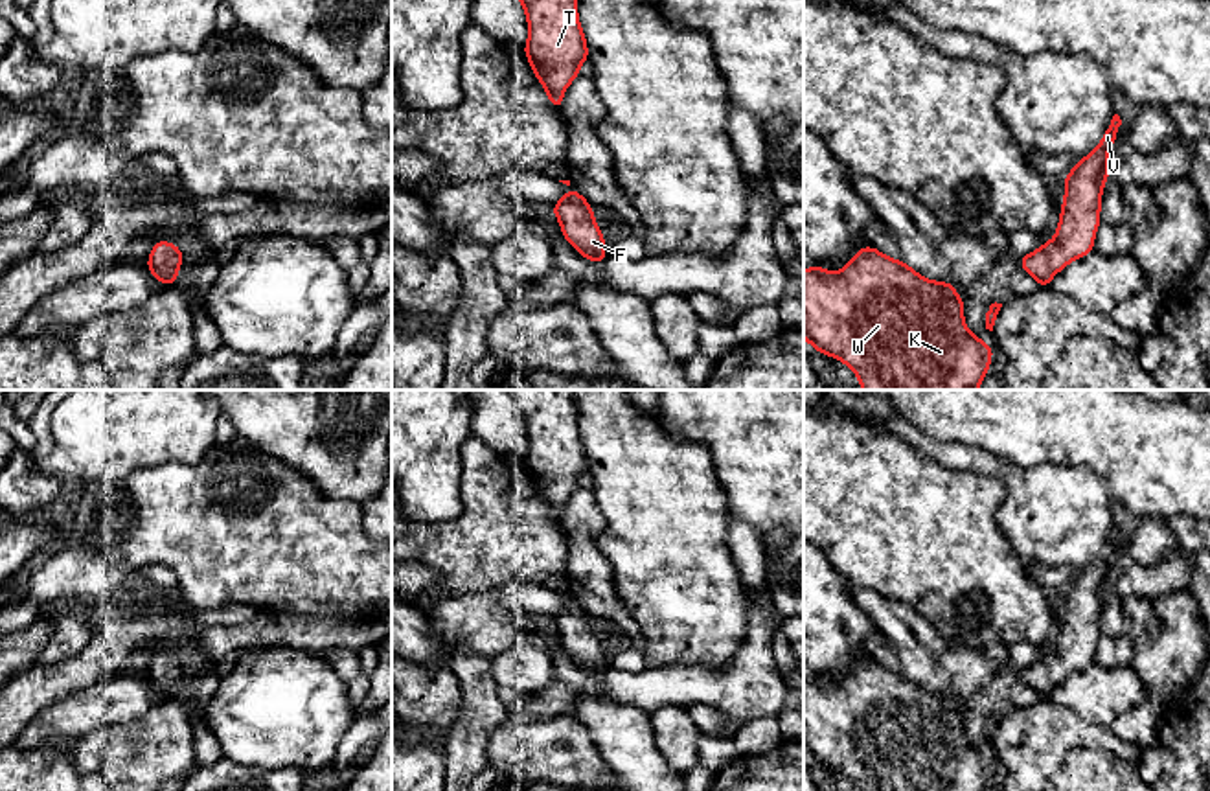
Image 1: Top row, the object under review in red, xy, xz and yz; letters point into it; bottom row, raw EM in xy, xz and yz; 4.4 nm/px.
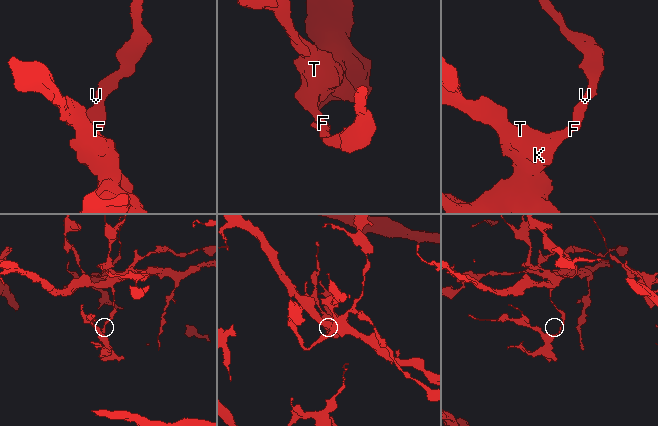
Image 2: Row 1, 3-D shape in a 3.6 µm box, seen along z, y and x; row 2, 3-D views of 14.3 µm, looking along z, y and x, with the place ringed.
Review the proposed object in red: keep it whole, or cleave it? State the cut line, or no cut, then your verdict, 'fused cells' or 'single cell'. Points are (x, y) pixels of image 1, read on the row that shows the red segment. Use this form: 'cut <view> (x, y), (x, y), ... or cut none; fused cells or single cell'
cut none; single cell

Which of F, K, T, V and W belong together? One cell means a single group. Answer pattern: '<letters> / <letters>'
F K T V W

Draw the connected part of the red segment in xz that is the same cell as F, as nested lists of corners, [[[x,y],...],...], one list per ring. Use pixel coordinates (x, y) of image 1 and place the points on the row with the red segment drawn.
[[[568,189],[550,212],[554,212],[561,223],[563,237],[576,246],[583,258],[596,263],[603,263],[607,259],[603,234],[594,223],[590,204],[581,193]]]

